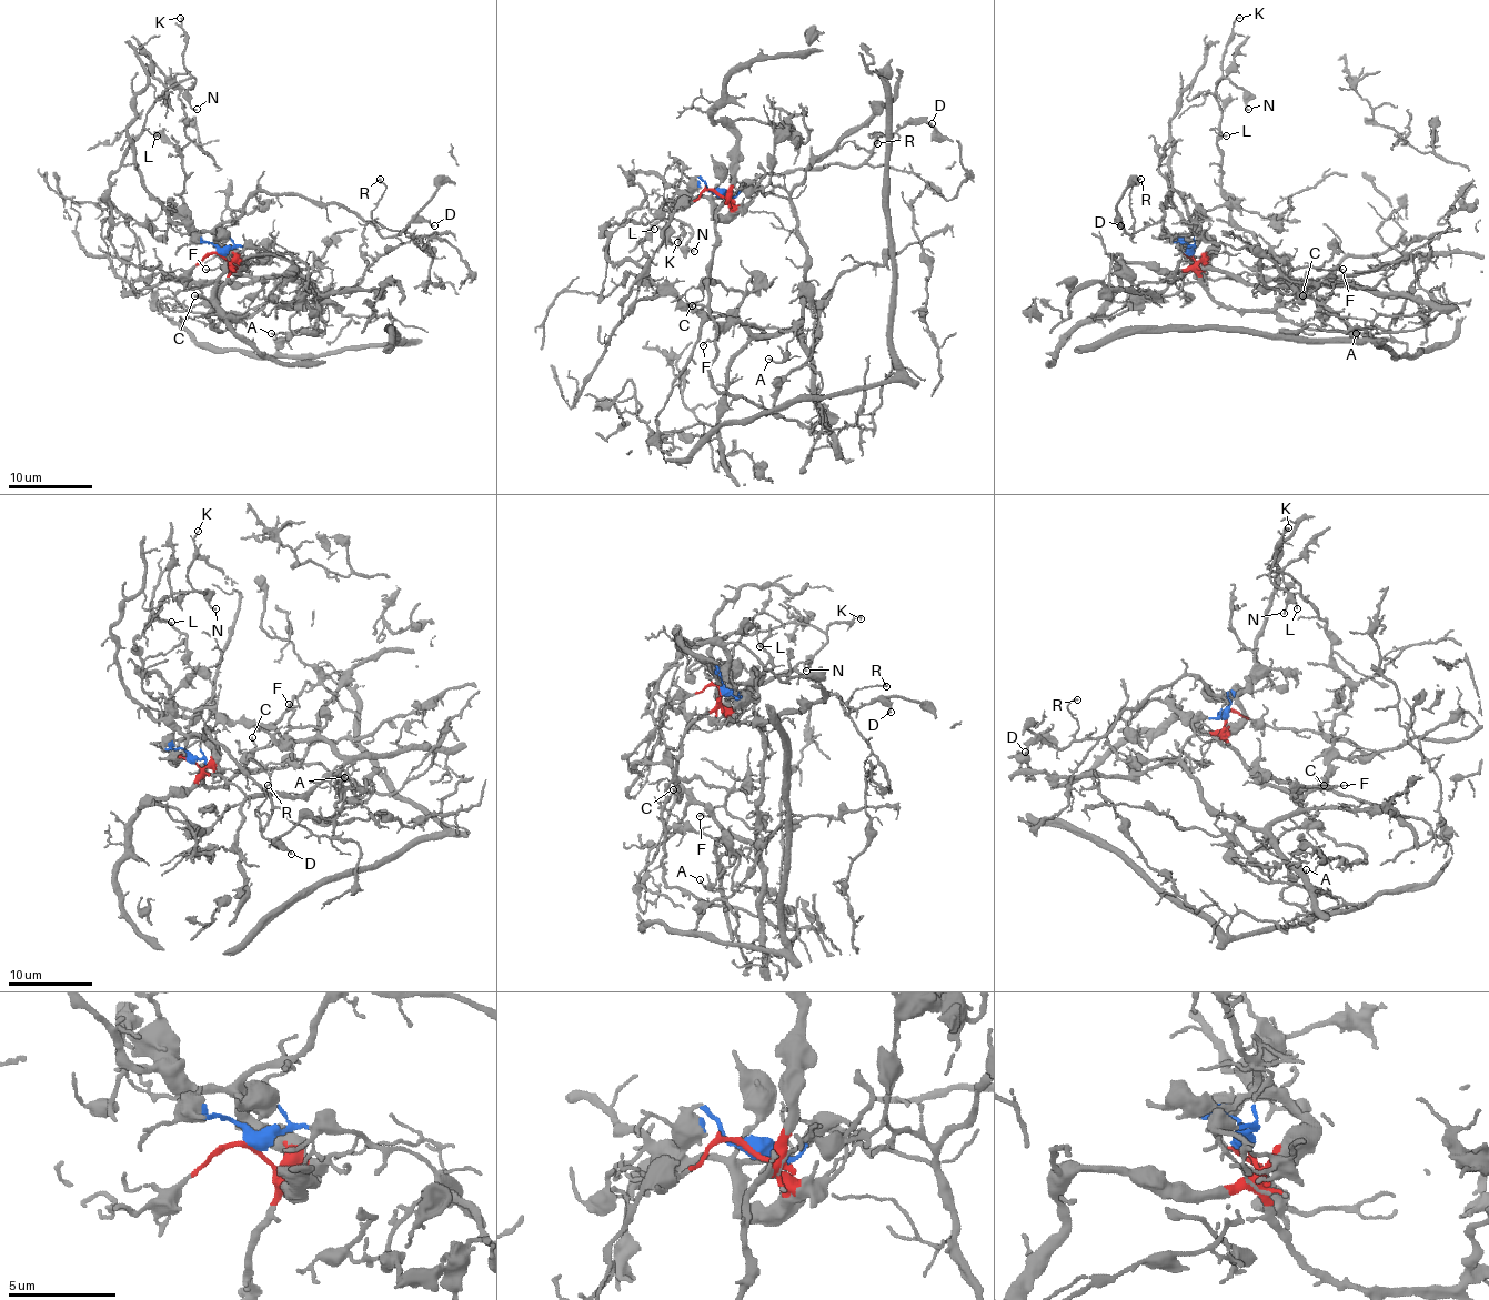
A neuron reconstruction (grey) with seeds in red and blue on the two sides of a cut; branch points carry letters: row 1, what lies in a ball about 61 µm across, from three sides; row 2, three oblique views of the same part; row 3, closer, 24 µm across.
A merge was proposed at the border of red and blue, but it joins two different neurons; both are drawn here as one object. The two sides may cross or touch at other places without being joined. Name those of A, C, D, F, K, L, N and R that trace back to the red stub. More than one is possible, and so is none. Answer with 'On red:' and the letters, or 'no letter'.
On red: C, D, F, R

